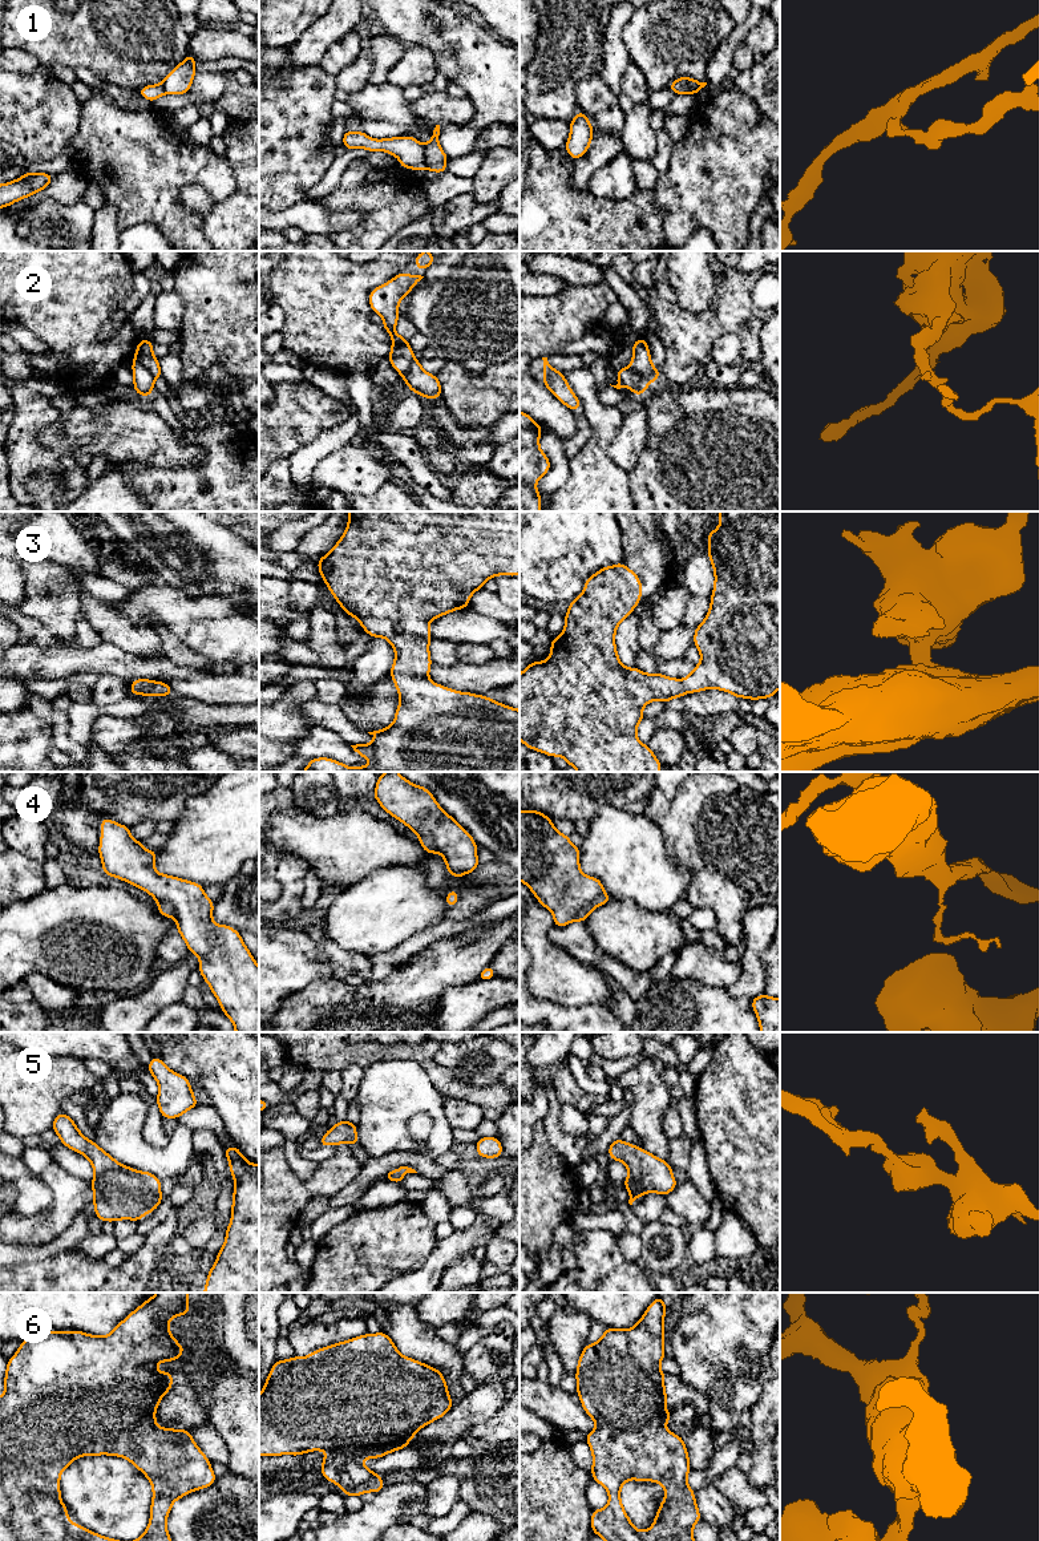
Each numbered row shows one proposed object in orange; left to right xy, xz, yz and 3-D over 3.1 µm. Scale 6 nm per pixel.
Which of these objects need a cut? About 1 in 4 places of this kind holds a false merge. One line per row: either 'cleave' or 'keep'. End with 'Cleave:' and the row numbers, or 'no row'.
1: cleave
2: cleave
3: keep
4: keep
5: keep
6: cleave
Cleave: 1, 2, 6

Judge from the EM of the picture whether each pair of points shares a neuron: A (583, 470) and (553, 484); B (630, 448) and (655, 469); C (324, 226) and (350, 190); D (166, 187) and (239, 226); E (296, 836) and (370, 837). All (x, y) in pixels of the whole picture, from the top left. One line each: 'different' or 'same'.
A: different
B: different
C: different
D: different
E: same

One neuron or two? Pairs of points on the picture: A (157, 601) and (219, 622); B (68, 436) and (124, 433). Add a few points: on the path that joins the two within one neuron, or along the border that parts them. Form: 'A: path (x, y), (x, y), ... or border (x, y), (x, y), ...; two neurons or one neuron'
A: path (173, 609), (188, 618), (203, 622); one neuron
B: path (81, 433), (110, 433); one neuron

